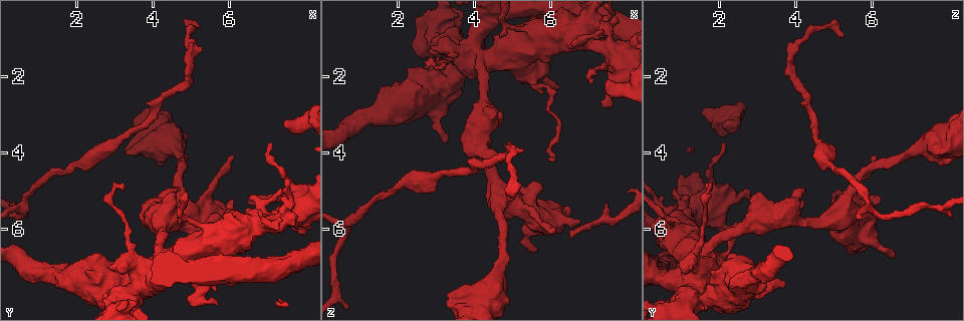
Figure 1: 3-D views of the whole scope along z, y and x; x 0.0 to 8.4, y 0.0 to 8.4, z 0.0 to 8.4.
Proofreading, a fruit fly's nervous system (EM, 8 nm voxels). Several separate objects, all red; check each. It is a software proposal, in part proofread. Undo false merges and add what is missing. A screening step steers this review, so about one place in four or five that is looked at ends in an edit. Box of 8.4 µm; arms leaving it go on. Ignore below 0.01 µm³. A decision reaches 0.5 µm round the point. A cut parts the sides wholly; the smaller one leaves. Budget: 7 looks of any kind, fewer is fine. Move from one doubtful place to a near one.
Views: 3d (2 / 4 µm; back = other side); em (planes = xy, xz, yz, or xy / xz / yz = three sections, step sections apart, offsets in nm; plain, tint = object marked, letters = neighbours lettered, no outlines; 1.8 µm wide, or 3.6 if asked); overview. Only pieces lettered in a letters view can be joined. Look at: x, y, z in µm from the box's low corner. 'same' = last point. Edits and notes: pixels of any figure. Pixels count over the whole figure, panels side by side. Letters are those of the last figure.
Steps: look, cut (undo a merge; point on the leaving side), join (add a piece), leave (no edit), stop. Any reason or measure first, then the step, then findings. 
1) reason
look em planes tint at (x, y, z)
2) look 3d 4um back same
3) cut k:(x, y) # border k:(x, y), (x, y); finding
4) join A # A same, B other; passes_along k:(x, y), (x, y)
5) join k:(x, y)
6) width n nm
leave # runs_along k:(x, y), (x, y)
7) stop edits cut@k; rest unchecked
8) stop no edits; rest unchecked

long arm stops here
look em yz step 4 letters at (3.20, 4.95, 1.85)

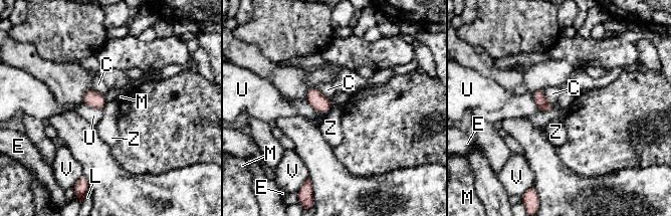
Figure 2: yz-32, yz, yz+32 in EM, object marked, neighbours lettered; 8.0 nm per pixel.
another direction
look em planes letters same

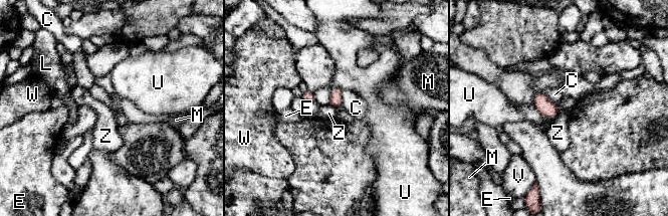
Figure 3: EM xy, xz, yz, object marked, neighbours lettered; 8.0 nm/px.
leave # C other, E other, L other, M other, U other, V other, W other, Z other; no lettered piece goes on from it

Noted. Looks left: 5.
end of a long branch
look 3d 4um at (4.85, 0.95, 5.25)

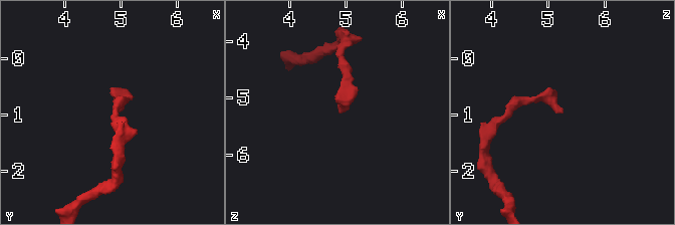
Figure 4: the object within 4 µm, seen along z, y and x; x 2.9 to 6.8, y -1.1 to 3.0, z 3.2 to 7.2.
look em xz step 8 letters at (4.85, 0.95, 5.30)

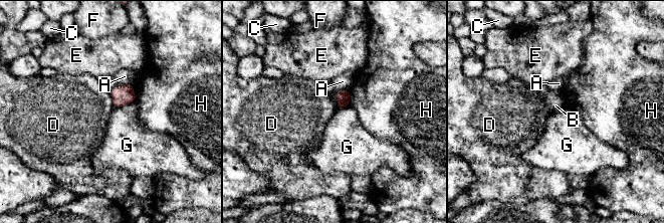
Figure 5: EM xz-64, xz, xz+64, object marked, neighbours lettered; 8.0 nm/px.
cut it another way
look em planes letters same

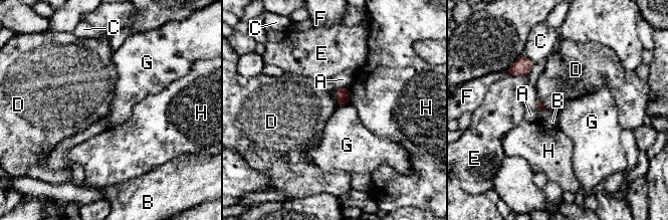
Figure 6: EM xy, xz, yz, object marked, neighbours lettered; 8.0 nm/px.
longest_contact E 170 nm
leave # A other, B other, C other, D other, E other, F other, G other, H other; border 6:(348, 103), (338, 105); none of them fits

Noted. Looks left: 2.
long arm stops here
look em xy step 4 letters at (7.55, 3.35, 2.05)

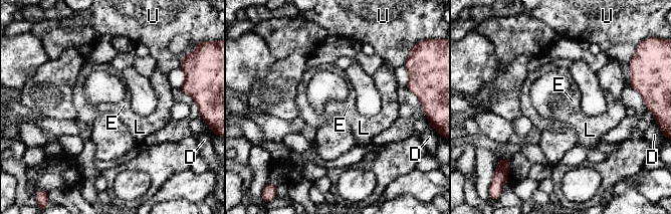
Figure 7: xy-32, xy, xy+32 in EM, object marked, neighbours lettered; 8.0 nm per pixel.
look em planes letters same

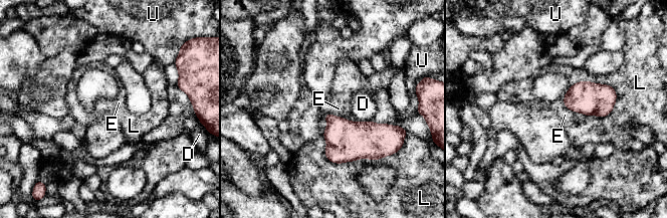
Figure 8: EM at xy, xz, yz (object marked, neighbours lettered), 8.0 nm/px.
longest_contact L 380 nm
leave # D other, E other, L other, U other; none of them fits

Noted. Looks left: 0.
stop no edits; rest unchecked

